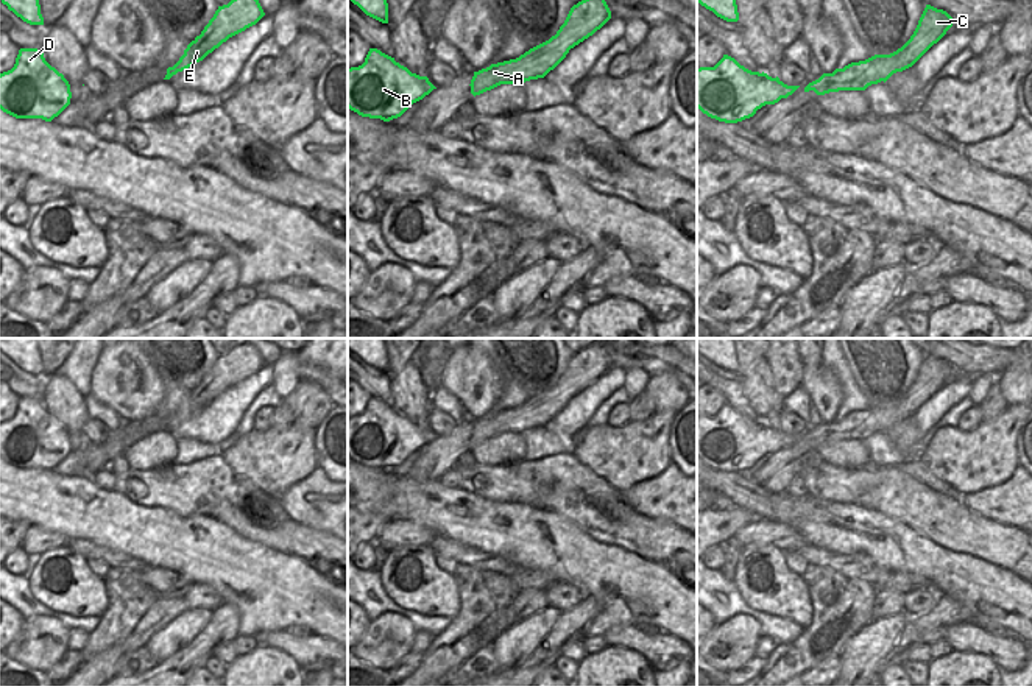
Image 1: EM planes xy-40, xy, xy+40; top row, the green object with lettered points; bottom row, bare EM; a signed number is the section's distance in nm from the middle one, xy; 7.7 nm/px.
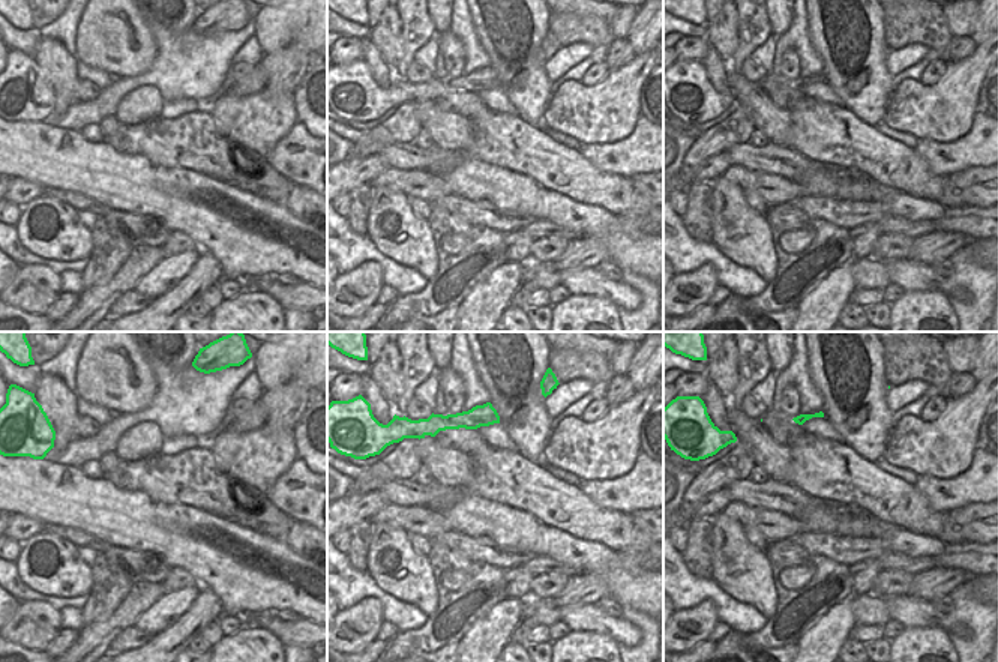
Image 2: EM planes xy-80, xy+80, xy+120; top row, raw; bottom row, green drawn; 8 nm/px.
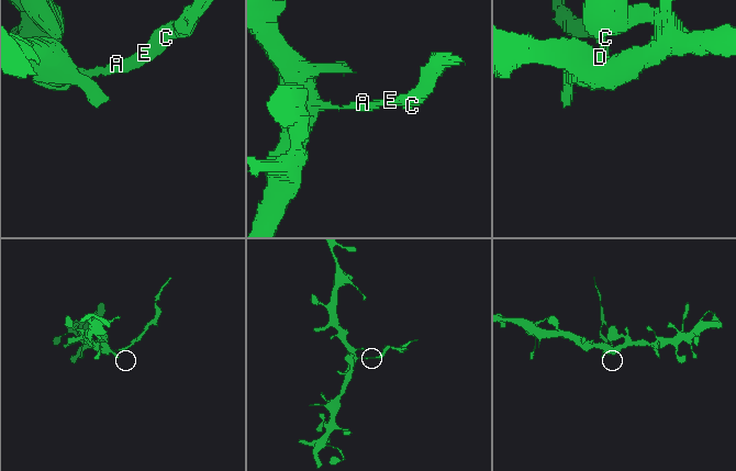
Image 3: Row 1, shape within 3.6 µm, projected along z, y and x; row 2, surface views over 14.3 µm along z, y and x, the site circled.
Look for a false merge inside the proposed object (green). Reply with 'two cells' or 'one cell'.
two cells

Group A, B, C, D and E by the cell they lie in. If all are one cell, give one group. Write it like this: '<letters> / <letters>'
A C E / B D

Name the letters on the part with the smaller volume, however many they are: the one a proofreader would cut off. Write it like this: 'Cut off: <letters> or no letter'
Cut off: A, C, E

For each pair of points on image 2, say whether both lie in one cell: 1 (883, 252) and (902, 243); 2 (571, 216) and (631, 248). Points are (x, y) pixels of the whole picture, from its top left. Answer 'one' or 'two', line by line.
1: one
2: one

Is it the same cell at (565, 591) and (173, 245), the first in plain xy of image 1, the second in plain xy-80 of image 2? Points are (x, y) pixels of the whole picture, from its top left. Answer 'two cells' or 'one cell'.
one cell

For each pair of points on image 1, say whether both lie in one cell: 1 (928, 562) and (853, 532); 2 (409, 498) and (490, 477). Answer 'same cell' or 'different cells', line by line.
1: same cell
2: different cells

